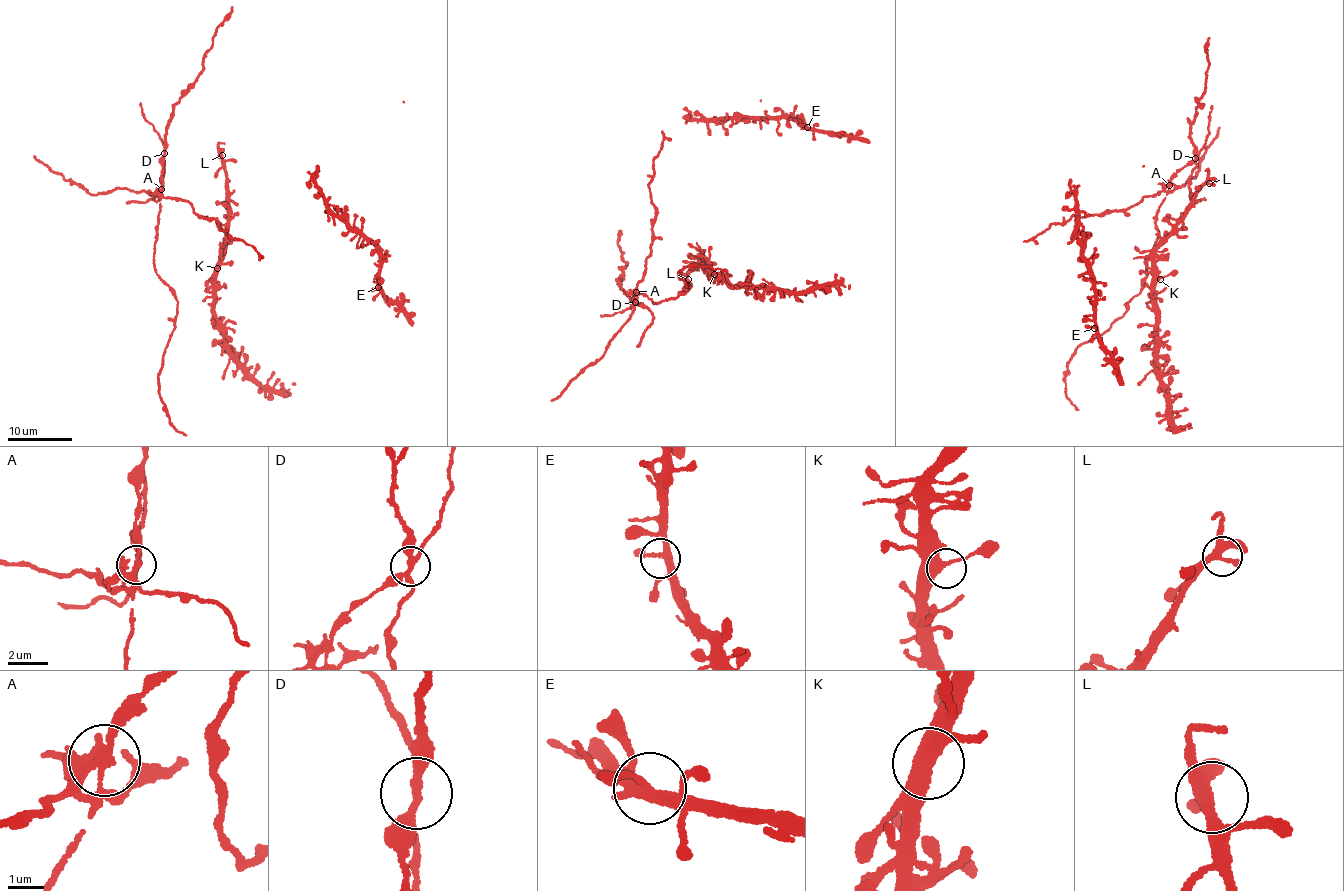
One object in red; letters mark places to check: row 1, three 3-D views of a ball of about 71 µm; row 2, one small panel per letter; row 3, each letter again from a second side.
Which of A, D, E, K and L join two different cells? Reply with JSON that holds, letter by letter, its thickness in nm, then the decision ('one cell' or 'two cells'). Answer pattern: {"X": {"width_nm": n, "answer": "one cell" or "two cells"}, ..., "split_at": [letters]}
{"A": {"width_nm": 240, "answer": "two cells"}, "D": {"width_nm": 240, "answer": "two cells"}, "E": {"width_nm": 280, "answer": "one cell"}, "K": {"width_nm": 360, "answer": "one cell"}, "L": {"width_nm": 320, "answer": "one cell"}, "split_at": ["A", "D"]}

